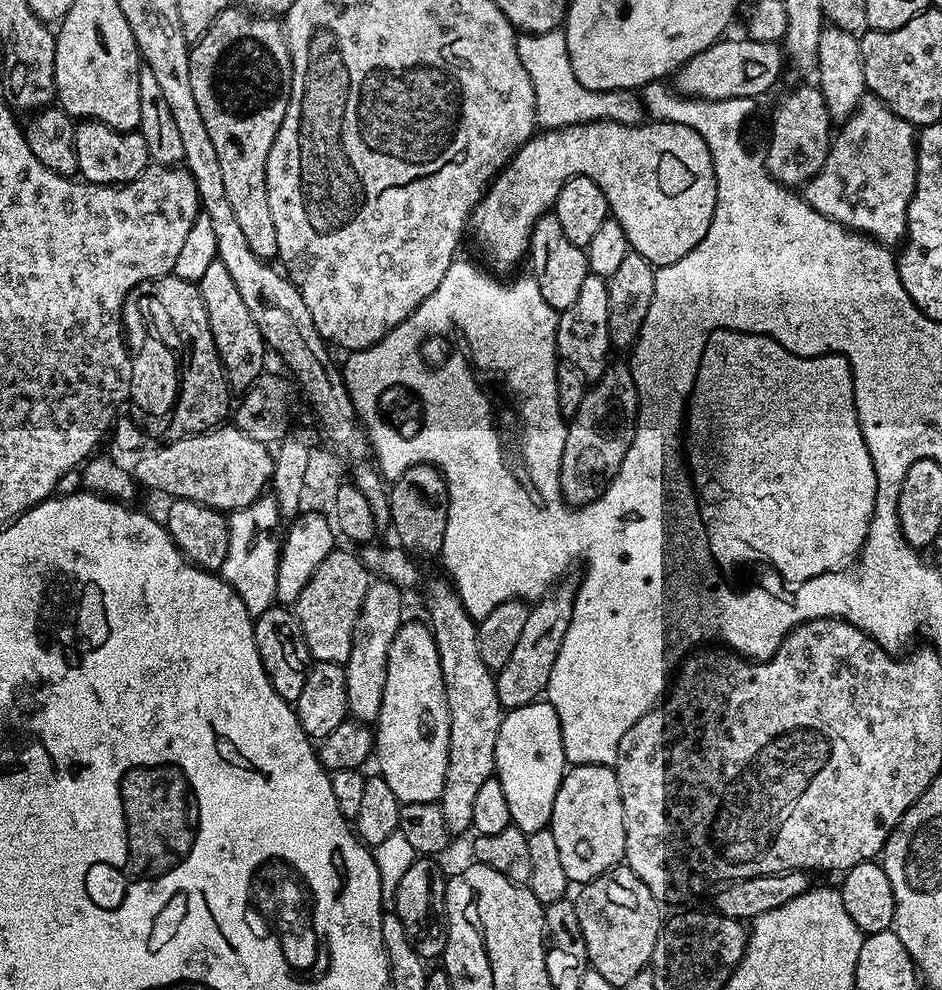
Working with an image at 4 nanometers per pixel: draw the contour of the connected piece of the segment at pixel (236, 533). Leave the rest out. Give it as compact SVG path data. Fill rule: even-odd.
M272 494L260 496L250 506L237 508L235 512L228 516L228 529L230 530L230 546L226 549L226 562L222 562L219 575L223 576L225 582L232 587L246 602L246 610L254 618L261 616L265 610L273 607L276 600L276 579L278 578L278 536L272 531L276 528L276 523L281 523L280 508L276 505L276 497Z

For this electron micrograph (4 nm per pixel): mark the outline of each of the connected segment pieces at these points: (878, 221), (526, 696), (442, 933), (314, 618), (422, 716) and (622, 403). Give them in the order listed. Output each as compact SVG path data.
M865 94L858 102L858 106L853 110L851 116L839 125L838 131L835 133L834 139L828 149L828 157L822 166L820 173L814 178L810 178L808 183L803 185L802 198L814 210L818 210L818 214L822 214L826 218L830 218L834 222L838 222L843 228L853 232L863 232L865 236L871 236L872 239L880 241L885 246L895 245L897 242L905 239L908 230L908 207L910 206L910 198L916 189L916 150L918 147L918 132L910 122L906 122L902 118L898 118L898 114L894 114L894 110L890 110L881 102L877 96Z
M565 575L549 591L547 596L540 597L529 607L526 626L514 645L514 654L510 654L510 662L495 673L496 689L500 699L500 707L504 710L521 708L527 704L539 701L545 695L550 674L557 671L564 650L566 630L570 630L572 615L576 609L576 592L581 581Z
M418 858L412 863L402 882L398 882L394 901L394 915L402 922L406 938L410 938L410 946L414 946L414 950L426 962L439 961L448 941L448 921L444 911L446 872L432 860L435 859Z
M343 546L326 554L318 570L310 574L310 582L306 582L302 594L298 594L294 611L297 622L302 626L302 634L306 638L306 646L313 661L345 664L350 658L354 626L358 622L358 614L366 598L369 583L368 567L355 551L347 552Z
M412 618L401 624L394 642L390 646L386 666L386 690L382 694L382 710L374 721L374 760L380 763L378 774L394 790L401 804L410 802L437 802L446 782L446 762L448 761L448 739L450 738L450 718L448 703L442 682L442 666L432 629L427 623L420 624Z
M609 363L602 378L591 381L588 393L582 398L582 406L567 421L566 442L562 446L560 459L560 493L569 506L583 506L595 500L598 490L603 490L610 480L620 473L622 462L626 458L626 450L636 433L636 417L640 406L640 395L634 382L631 363Z

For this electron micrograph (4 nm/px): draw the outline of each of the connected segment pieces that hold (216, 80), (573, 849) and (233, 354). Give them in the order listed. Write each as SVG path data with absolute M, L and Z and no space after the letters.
M230 6L214 18L214 26L202 34L200 40L195 41L190 48L190 86L194 89L194 98L198 102L198 111L202 114L202 122L206 122L206 131L210 133L210 142L214 142L214 151L218 153L218 163L222 165L222 179L226 186L226 198L238 217L238 223L249 244L250 250L258 254L258 258L269 262L275 261L279 257L278 250L278 230L274 230L274 218L270 214L270 198L268 197L268 187L266 186L266 158L270 154L270 148L274 146L274 138L278 134L278 128L282 126L282 118L286 118L286 106L290 102L290 90L292 89L292 59L288 43L284 37L284 30L281 21L276 18L269 18L264 14L257 14L251 10L245 10L240 6Z
M578 764L569 767L554 798L552 823L554 842L562 857L569 881L583 886L625 859L624 803L618 790L615 767L606 764Z
M220 260L210 262L206 274L198 281L202 302L206 302L206 318L210 318L210 334L214 334L214 346L218 346L220 361L228 376L229 385L233 389L243 390L260 376L265 375L264 352L266 345L249 308L242 302L238 294L238 286L234 286L234 278L230 278L226 266Z

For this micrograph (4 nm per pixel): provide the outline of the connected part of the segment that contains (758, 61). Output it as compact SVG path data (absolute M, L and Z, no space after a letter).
M721 38L706 50L694 54L674 73L674 88L679 95L696 97L704 100L720 100L751 96L760 98L776 84L780 71L785 71L786 57L780 44L758 42L741 38L728 40Z

